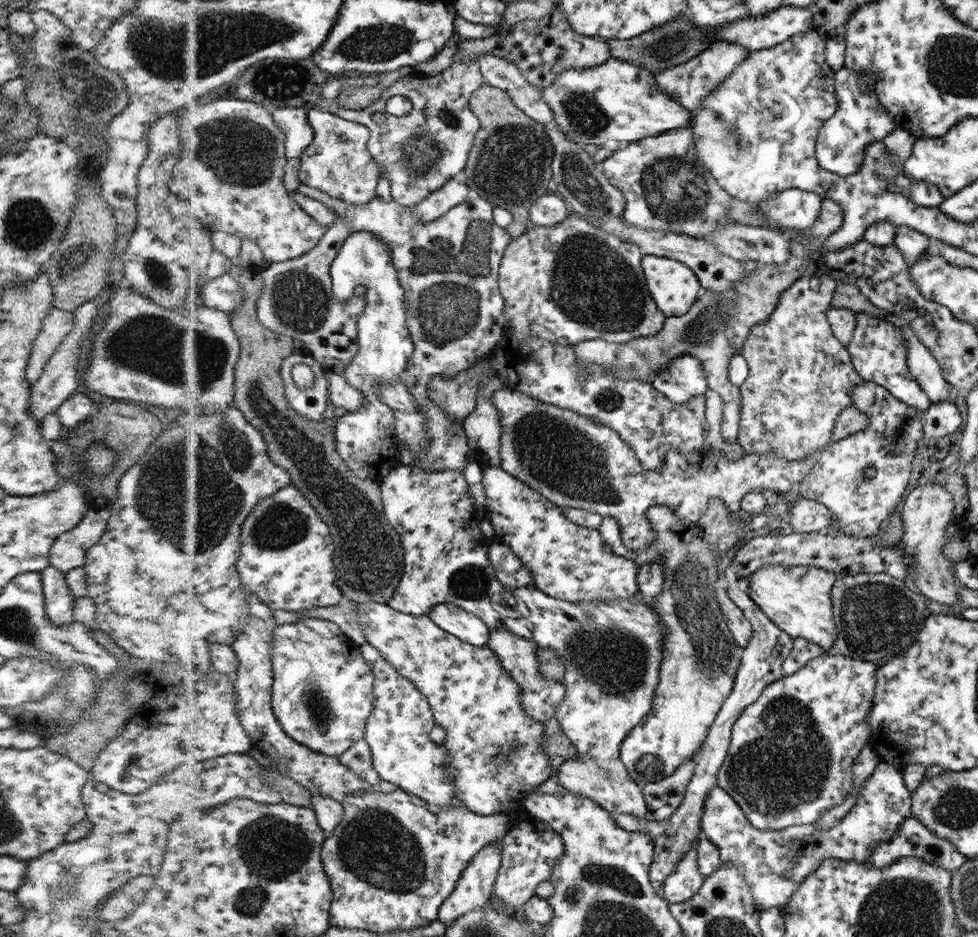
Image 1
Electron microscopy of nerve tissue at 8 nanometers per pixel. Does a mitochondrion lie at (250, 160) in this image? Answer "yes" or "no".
yes

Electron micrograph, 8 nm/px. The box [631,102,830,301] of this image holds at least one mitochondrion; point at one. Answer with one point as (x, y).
(674, 190)

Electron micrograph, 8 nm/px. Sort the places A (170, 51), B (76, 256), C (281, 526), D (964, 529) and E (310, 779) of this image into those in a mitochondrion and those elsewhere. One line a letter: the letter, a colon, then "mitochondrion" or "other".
A: mitochondrion
B: mitochondrion
C: mitochondrion
D: other
E: other

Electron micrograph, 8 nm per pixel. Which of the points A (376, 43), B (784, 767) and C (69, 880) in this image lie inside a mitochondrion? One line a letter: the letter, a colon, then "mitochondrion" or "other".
A: mitochondrion
B: mitochondrion
C: mitochondrion

